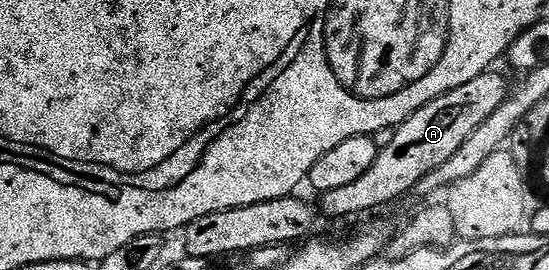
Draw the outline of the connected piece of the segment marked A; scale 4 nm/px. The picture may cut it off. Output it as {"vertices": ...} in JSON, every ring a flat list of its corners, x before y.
{"vertices":[[490,70,425,104,400,126,394,127,392,138,379,146,379,154,369,172,341,188,322,191,324,212,331,218,355,218,358,214,379,210,398,198,406,199,418,182,425,180,429,172,441,168,441,164,445,164,445,160,449,160,449,156,453,156,453,152,457,152,457,148,461,148,461,144,465,144,465,140,469,140,501,104,505,104,510,90,510,84,497,70]]}

